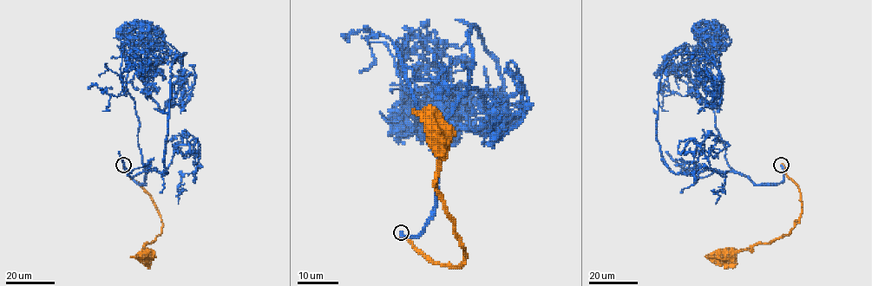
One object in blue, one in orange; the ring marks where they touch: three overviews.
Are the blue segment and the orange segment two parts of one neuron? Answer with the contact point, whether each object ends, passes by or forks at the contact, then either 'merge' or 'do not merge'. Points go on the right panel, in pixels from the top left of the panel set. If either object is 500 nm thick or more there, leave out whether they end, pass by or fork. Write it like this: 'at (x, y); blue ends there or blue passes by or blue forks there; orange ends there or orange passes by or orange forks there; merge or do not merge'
at (781, 165); blue ends there; orange ends there; merge

